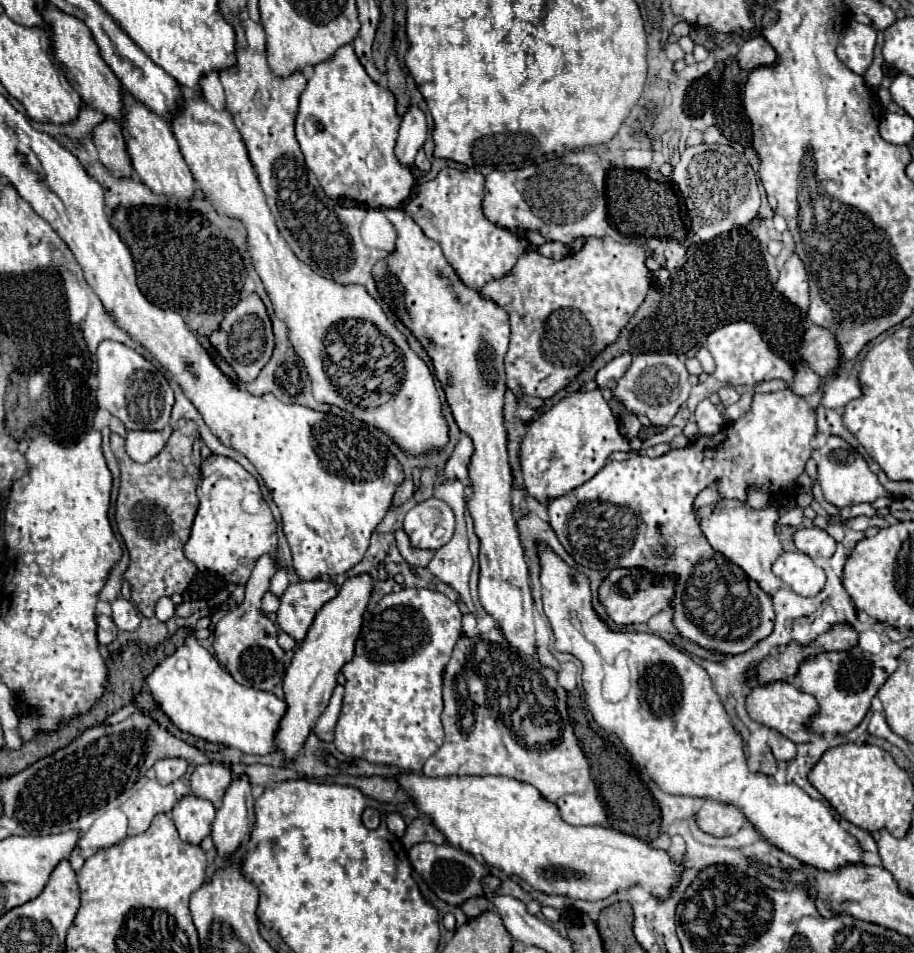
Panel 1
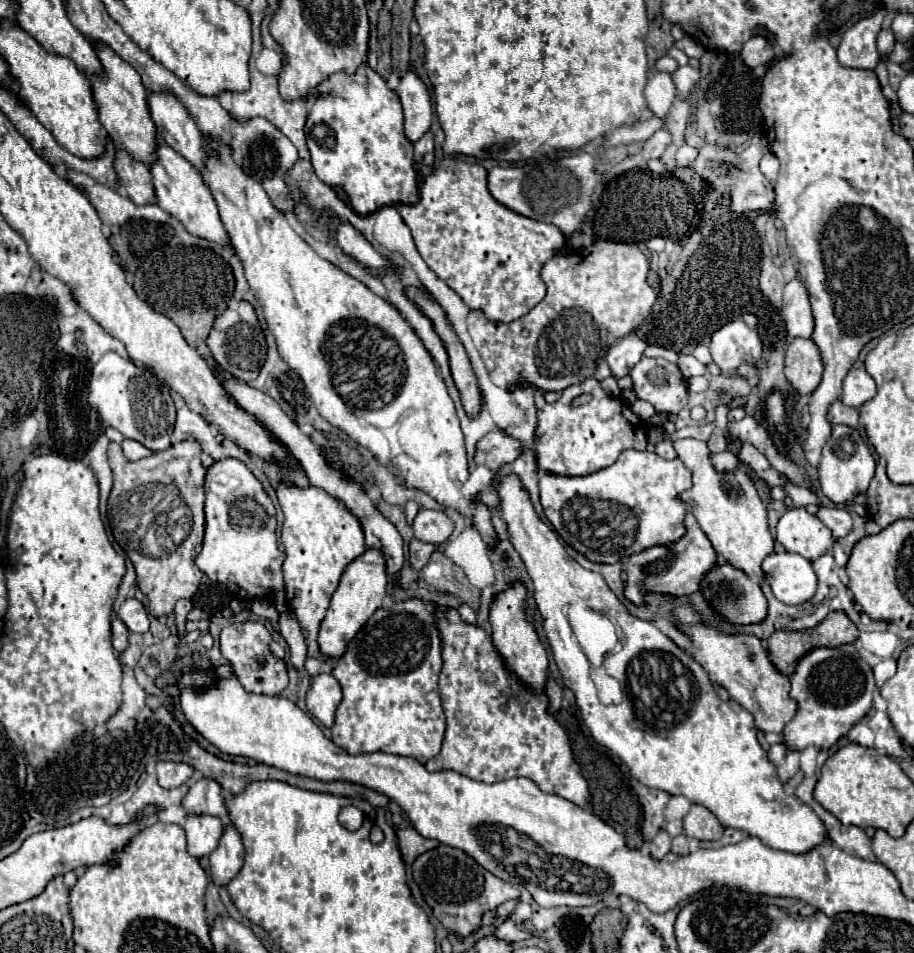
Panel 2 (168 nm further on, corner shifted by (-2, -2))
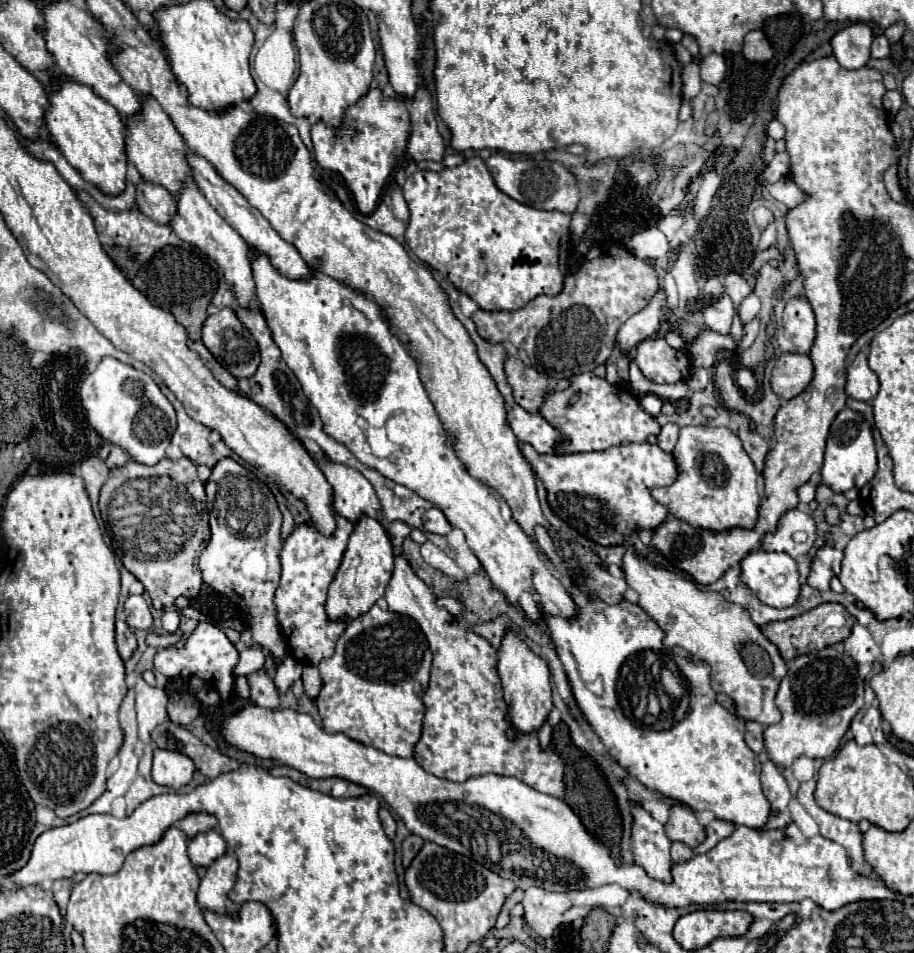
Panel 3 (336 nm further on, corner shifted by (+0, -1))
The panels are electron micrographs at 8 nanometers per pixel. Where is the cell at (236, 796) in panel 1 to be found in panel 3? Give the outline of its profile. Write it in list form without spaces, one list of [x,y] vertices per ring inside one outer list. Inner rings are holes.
[[[231,852],[219,856],[209,868],[205,878],[201,880],[197,902],[201,908],[215,912],[235,912],[239,906],[227,898],[227,892],[235,886],[239,862]]]

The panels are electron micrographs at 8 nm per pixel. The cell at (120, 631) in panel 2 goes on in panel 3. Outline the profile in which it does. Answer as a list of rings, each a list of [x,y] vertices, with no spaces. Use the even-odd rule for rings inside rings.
[[[117,620],[117,650],[119,650],[119,656],[123,660],[129,660],[135,648],[137,648],[137,640],[135,640],[133,630],[123,620]]]

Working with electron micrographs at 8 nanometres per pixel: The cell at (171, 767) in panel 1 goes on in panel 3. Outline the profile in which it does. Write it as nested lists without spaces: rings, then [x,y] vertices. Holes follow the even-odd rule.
[[[159,748],[153,752],[153,780],[157,784],[179,790],[193,778],[193,772],[195,764],[189,756]]]

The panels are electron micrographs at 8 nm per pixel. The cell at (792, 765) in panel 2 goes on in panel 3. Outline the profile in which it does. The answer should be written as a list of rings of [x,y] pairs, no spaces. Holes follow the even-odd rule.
[[[767,760],[763,764],[763,772],[761,772],[761,786],[763,786],[763,794],[769,798],[771,806],[777,812],[777,816],[769,818],[767,828],[785,828],[787,824],[791,824],[791,816],[787,810],[791,794],[787,788],[787,780],[783,776],[783,768],[779,768],[775,762]]]

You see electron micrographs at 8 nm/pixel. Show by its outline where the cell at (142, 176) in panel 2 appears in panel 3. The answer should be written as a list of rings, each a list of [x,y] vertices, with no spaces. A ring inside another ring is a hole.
[[[141,180],[137,184],[135,204],[145,216],[149,216],[161,224],[169,224],[169,220],[175,212],[173,196],[163,186],[157,186],[157,184],[147,182],[147,180]]]

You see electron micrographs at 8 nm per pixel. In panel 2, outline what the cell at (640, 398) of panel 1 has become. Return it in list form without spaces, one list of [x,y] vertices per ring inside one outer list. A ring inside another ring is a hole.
[[[643,357],[629,375],[637,397],[653,403],[659,413],[675,415],[687,405],[687,381],[675,363]]]

